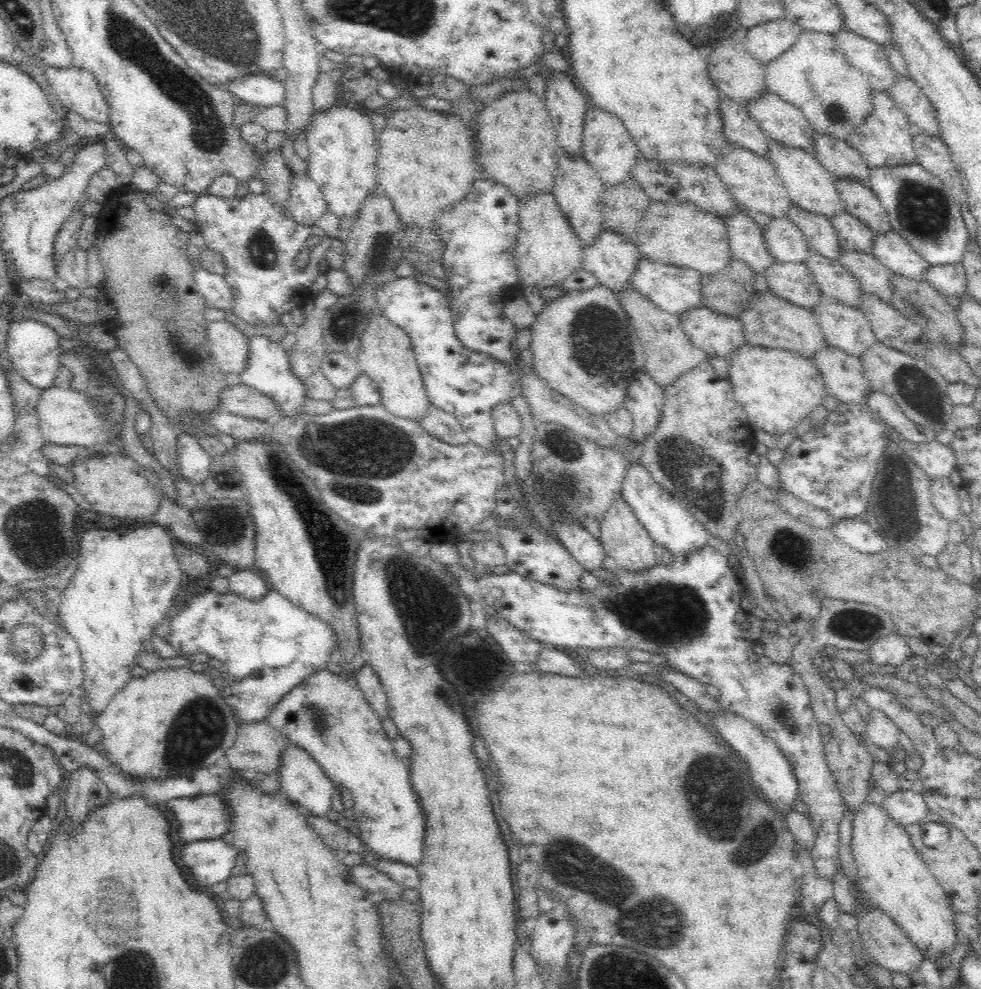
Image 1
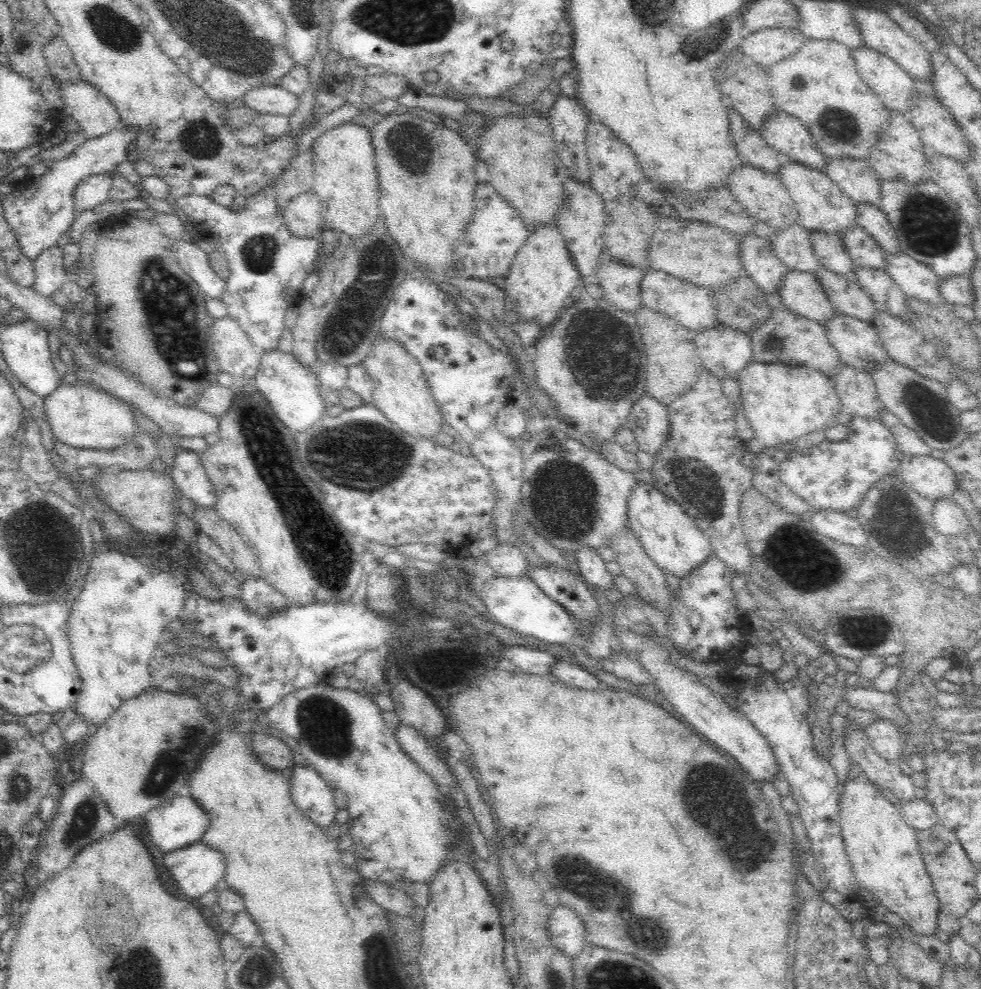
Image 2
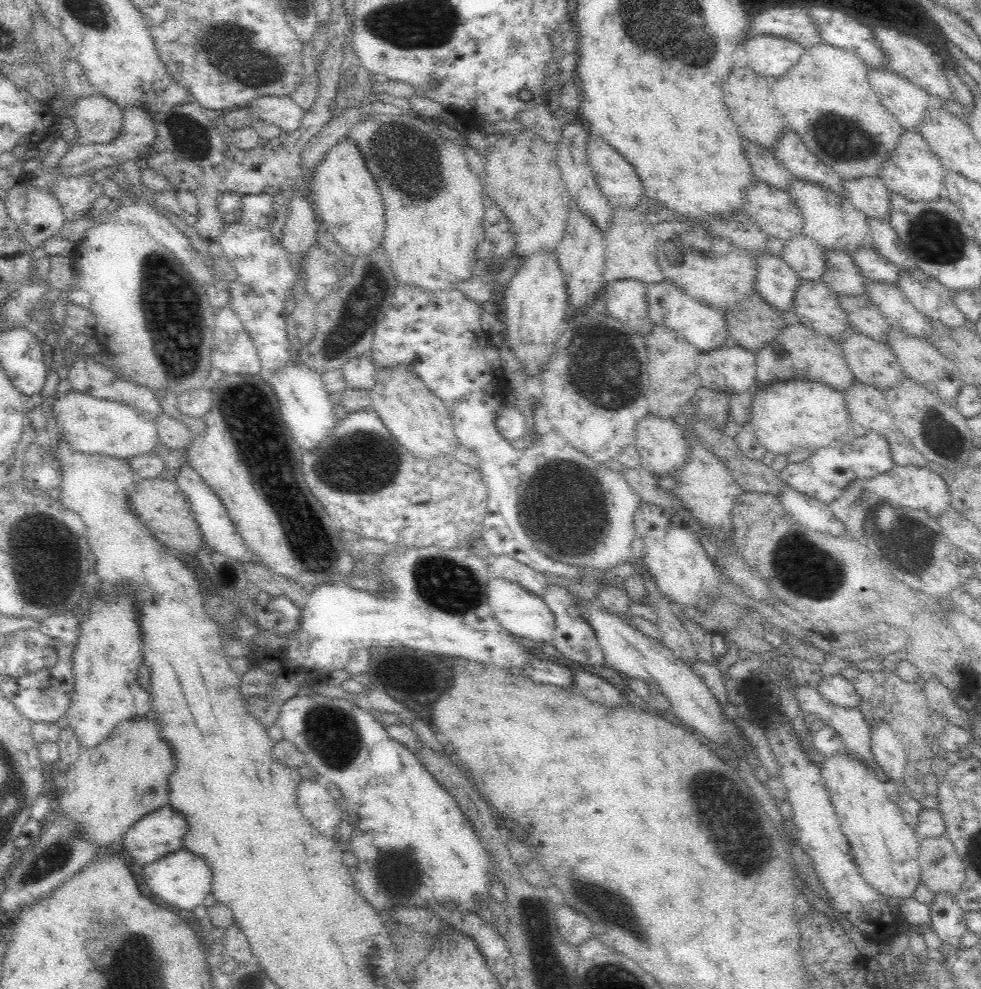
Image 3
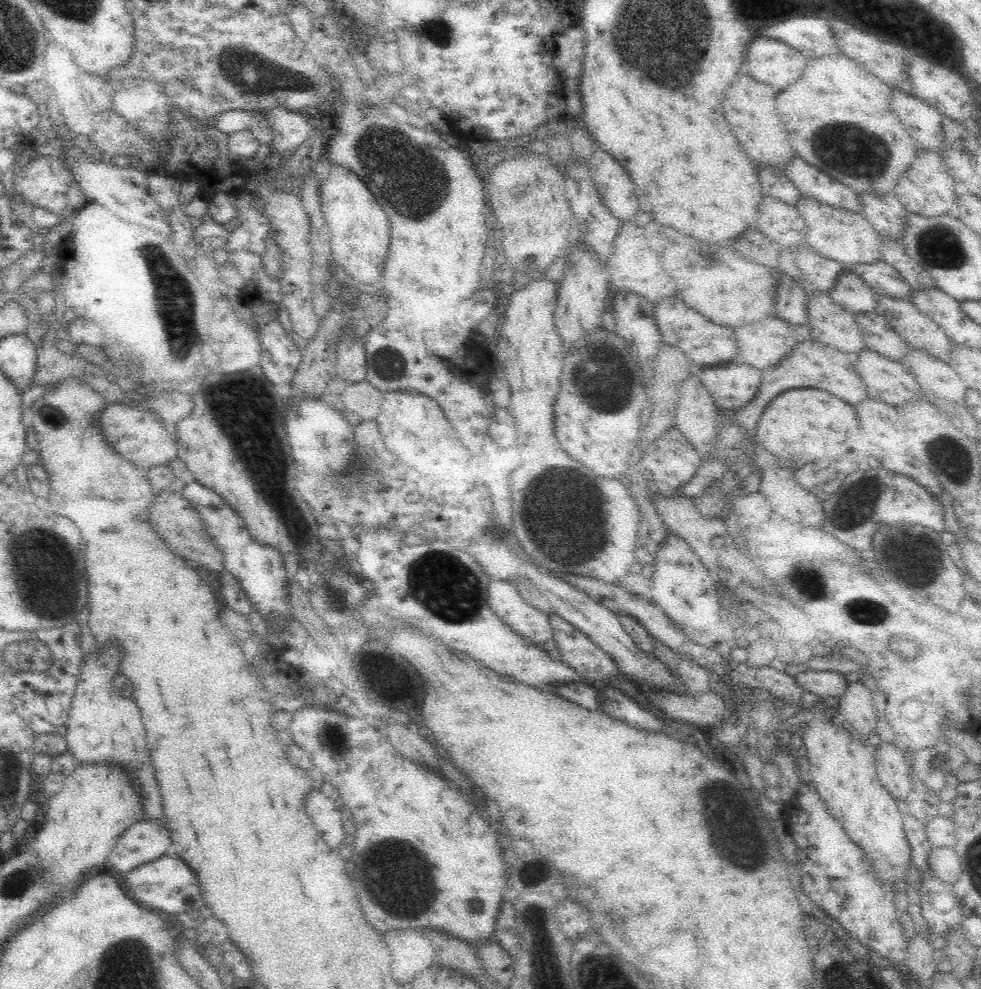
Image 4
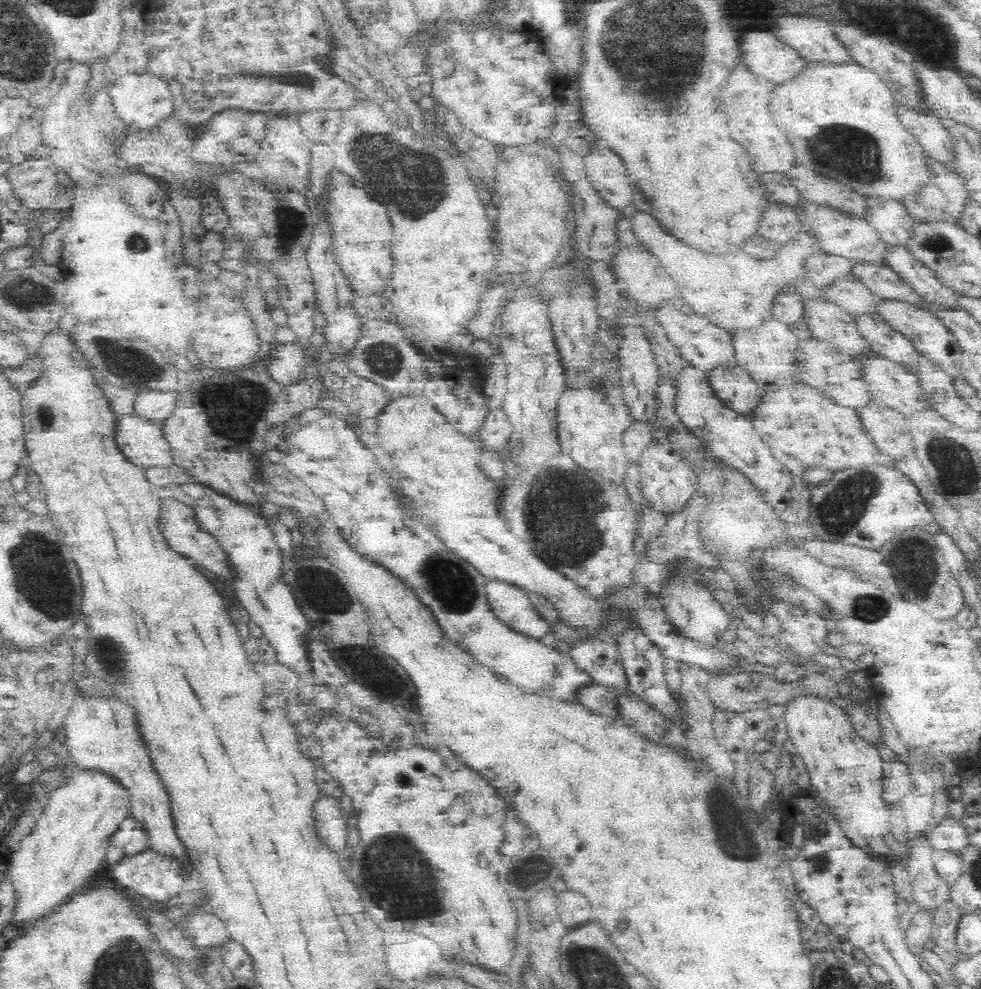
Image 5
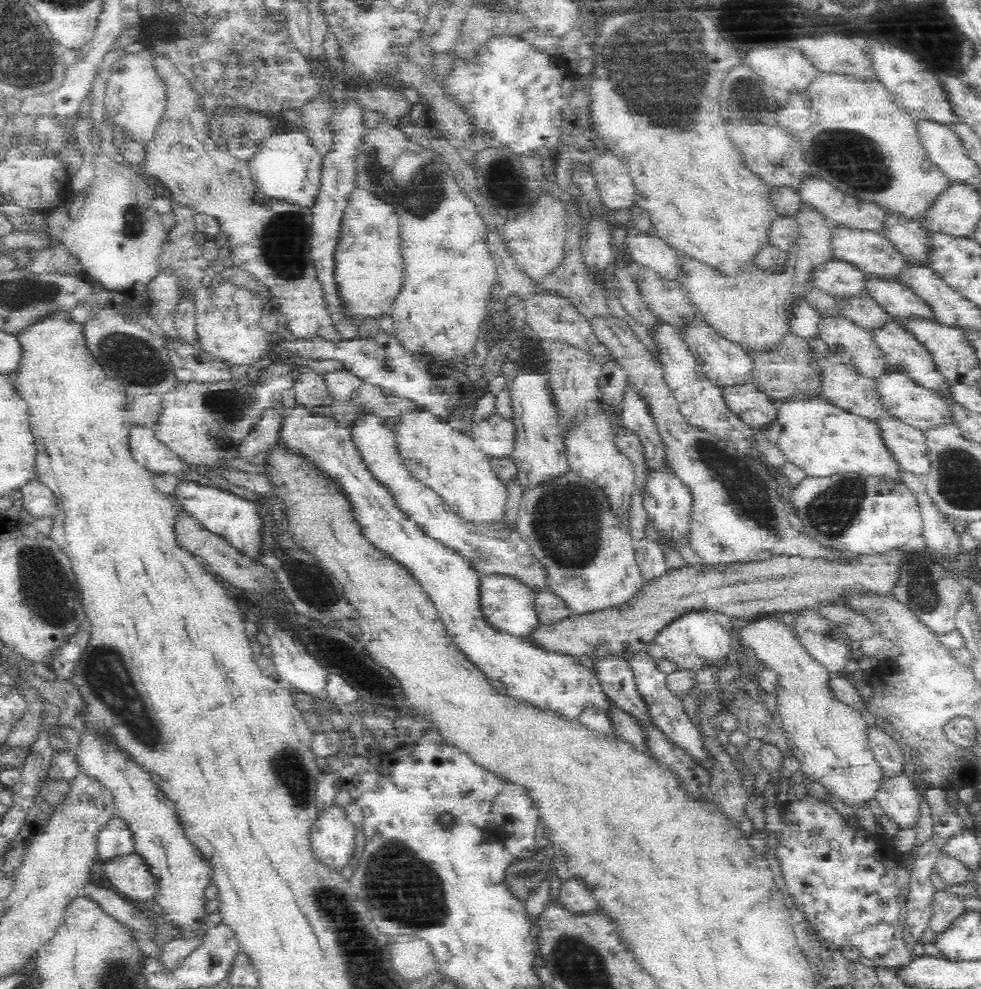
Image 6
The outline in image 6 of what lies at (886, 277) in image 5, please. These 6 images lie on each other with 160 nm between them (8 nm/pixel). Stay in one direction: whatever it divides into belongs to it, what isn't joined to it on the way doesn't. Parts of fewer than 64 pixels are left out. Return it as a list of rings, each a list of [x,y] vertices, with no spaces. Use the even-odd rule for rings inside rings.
[[[865,273],[863,281],[868,295],[891,317],[933,319],[933,312],[928,303],[901,281],[886,279],[872,273]]]

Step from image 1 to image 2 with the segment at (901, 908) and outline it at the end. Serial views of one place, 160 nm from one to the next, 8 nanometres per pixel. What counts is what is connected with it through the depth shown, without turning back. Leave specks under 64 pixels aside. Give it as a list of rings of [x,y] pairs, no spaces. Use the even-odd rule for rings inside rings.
[[[847,777],[843,783],[844,792],[840,794],[840,827],[845,852],[857,881],[870,895],[877,896],[882,906],[898,914],[910,928],[912,935],[934,934],[938,930],[939,901],[935,896],[932,881],[920,856],[917,831],[904,821],[902,813],[896,807],[896,801],[884,796],[880,787],[868,780]]]

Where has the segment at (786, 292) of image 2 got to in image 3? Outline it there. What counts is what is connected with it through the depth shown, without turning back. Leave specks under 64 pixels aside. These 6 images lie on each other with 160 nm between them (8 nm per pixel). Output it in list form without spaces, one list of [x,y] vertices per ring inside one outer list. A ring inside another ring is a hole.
[[[801,279],[793,298],[793,311],[804,326],[835,342],[853,328],[839,305],[838,296],[831,293],[822,281]]]

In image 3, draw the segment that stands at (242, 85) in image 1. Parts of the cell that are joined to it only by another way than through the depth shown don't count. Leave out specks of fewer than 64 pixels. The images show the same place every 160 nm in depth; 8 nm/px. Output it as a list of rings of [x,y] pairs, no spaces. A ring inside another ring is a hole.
[[[259,96],[251,100],[248,107],[253,111],[257,122],[278,125],[286,133],[298,130],[305,113],[291,96]]]

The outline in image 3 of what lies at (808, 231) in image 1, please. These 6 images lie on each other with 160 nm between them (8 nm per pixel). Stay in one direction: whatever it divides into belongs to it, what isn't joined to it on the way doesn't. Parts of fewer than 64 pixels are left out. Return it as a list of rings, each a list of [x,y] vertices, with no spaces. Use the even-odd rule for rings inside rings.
[[[825,251],[826,268],[821,281],[828,290],[839,297],[866,295],[865,278],[858,270],[851,255],[844,251]]]

